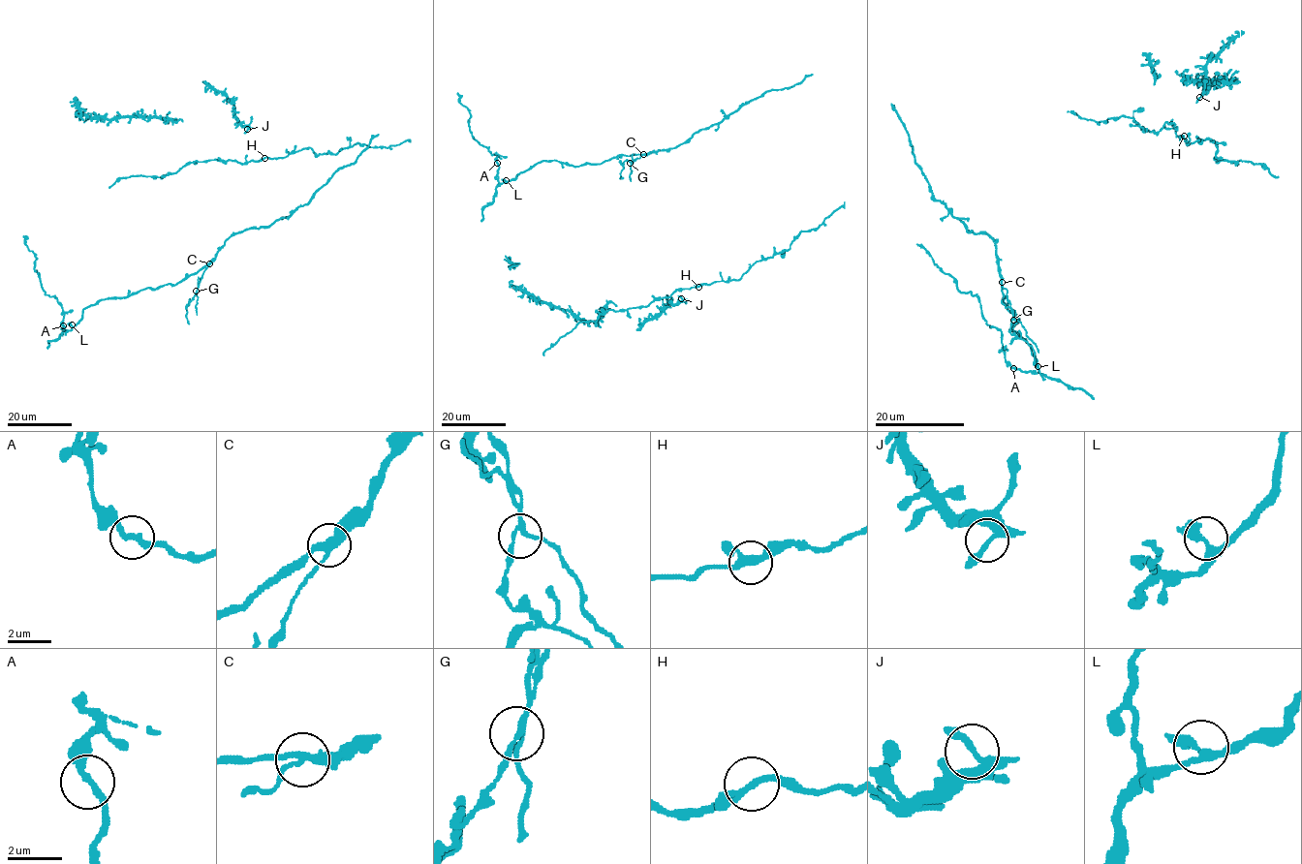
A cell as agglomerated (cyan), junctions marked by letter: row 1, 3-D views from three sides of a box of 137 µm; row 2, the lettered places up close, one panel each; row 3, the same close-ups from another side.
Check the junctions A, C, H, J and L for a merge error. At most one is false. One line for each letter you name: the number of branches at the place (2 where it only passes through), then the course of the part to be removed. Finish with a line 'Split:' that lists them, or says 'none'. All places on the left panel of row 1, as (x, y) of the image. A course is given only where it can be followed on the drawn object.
C: Branches: 3. Course of the part to remove: (209, 263), (186, 310), (189, 324)
Split: C

